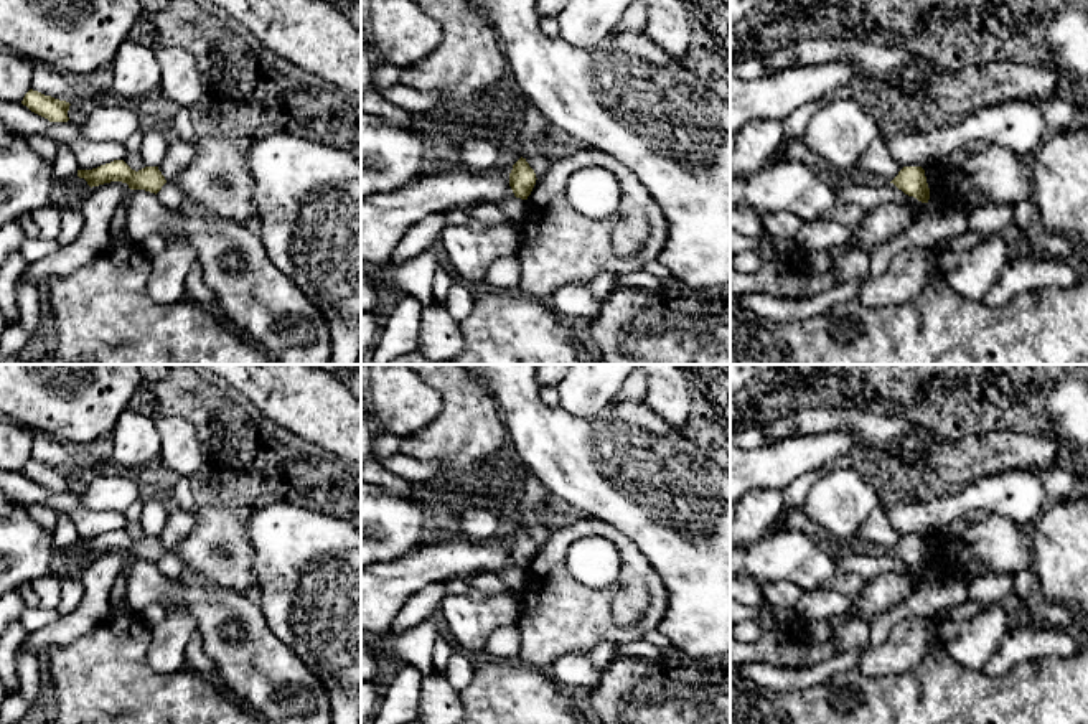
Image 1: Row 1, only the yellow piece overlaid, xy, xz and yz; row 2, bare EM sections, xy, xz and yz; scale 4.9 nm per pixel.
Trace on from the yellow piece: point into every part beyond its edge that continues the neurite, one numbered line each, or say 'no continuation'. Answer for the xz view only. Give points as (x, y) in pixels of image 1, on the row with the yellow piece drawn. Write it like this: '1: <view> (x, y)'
no continuation

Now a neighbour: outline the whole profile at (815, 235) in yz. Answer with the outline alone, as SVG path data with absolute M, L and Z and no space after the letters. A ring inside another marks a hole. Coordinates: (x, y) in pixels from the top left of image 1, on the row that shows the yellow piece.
M834 219L803 221L798 244L800 249L819 251L828 247L852 247L854 229Z

